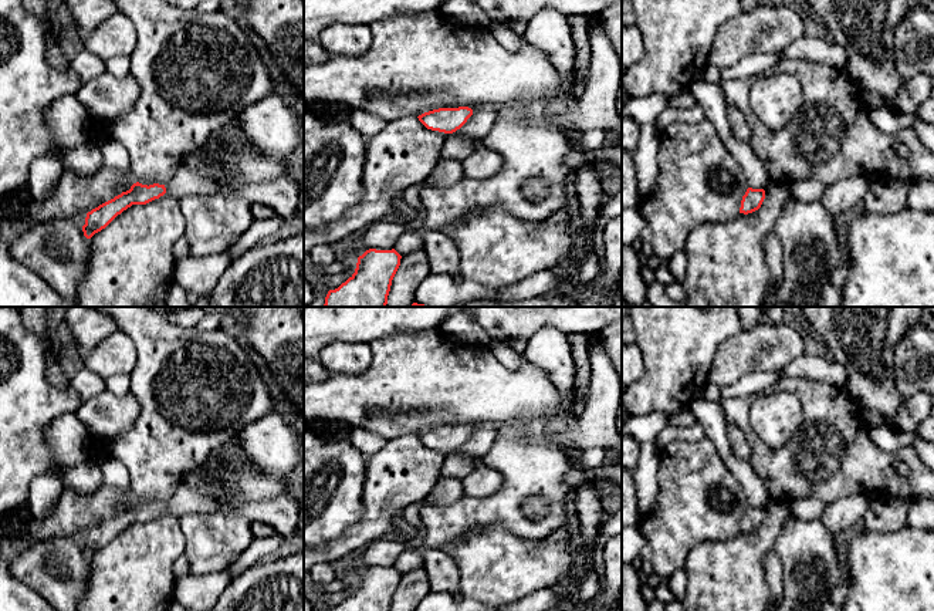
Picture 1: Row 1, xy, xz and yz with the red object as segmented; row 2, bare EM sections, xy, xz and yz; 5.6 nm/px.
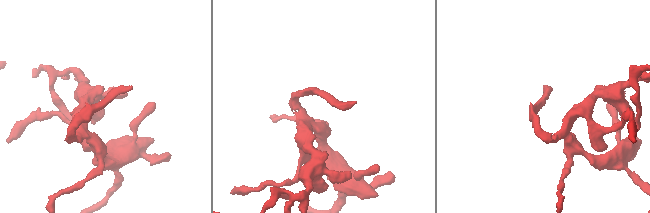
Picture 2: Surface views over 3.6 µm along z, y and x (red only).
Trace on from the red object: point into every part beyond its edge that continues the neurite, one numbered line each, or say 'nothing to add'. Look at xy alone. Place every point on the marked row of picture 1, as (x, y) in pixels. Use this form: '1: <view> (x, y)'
1: xy (281, 195)

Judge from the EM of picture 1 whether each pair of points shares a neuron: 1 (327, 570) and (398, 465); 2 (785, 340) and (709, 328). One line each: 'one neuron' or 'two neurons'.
1: two neurons
2: two neurons

